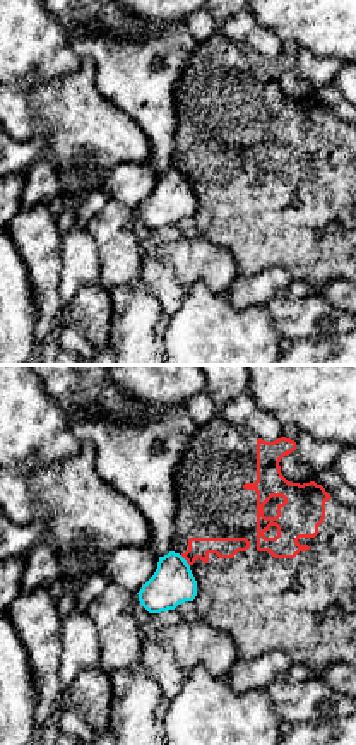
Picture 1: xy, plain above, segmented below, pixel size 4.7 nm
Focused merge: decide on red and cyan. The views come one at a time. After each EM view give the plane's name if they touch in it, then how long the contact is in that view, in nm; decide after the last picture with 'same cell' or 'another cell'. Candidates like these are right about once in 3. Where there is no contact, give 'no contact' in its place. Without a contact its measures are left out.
meets red in xy; contact 70 nm long

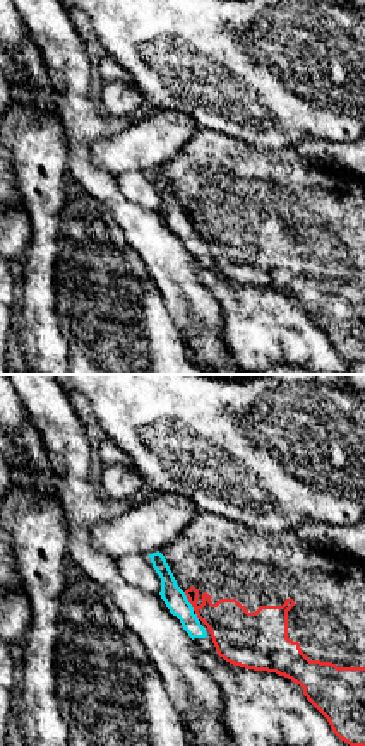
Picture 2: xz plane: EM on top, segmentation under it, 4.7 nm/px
meets red in xz; contact 100 nm long

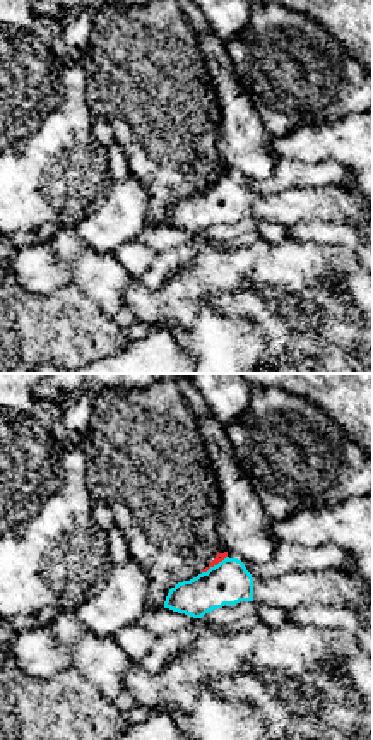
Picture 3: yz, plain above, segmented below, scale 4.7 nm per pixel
meets red in yz; contact 150 nm long

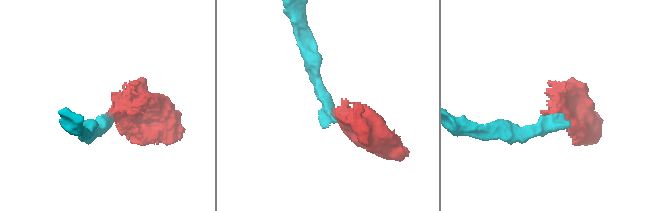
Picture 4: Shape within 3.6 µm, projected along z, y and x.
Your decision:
another cell

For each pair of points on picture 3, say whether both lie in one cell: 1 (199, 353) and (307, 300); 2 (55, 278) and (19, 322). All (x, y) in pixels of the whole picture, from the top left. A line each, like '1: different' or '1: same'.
1: different
2: different

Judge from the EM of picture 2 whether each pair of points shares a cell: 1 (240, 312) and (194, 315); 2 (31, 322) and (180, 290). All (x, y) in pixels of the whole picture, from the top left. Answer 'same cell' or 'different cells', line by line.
1: different cells
2: different cells

